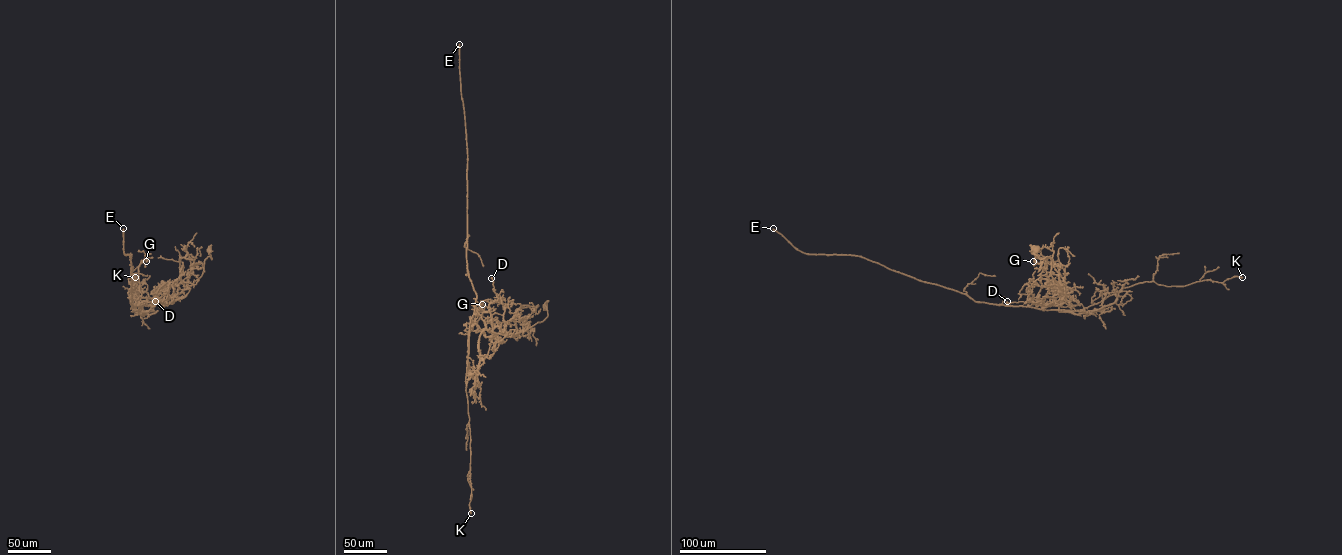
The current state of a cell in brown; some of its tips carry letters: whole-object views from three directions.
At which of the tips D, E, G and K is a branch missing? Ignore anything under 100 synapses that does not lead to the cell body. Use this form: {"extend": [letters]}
{"extend": ["E"]}

